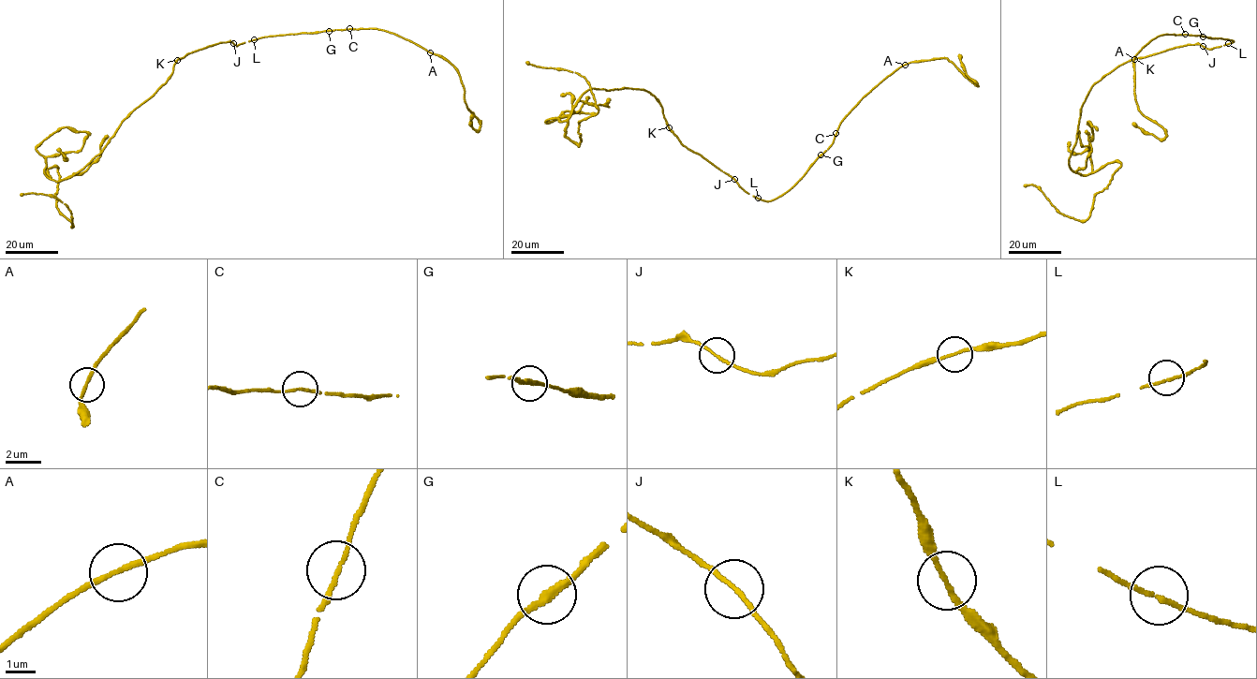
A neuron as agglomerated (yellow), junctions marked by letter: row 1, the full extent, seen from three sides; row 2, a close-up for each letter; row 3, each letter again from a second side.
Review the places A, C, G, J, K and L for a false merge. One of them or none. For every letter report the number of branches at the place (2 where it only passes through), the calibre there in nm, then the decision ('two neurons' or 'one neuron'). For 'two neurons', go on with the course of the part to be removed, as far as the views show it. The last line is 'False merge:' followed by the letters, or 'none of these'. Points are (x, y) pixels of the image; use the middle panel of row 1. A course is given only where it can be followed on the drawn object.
A: branches 2; calibre 180 nm; one neuron
C: branches 2; calibre 140 nm; one neuron
G: branches 2; calibre 280 nm; one neuron
J: branches 2; calibre 150 nm; one neuron
K: branches 2; calibre 150 nm; one neuron
L: branches 2; calibre 150 nm; one neuron
False merge: none of these

